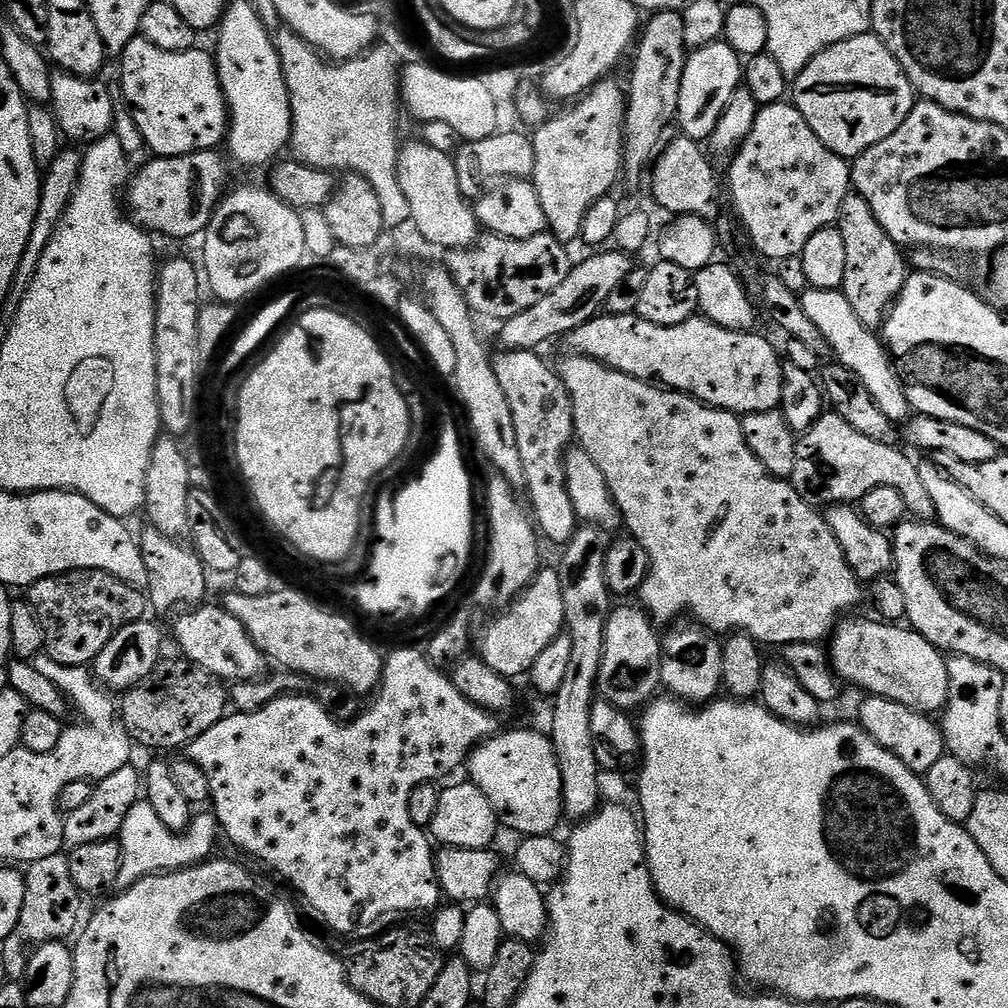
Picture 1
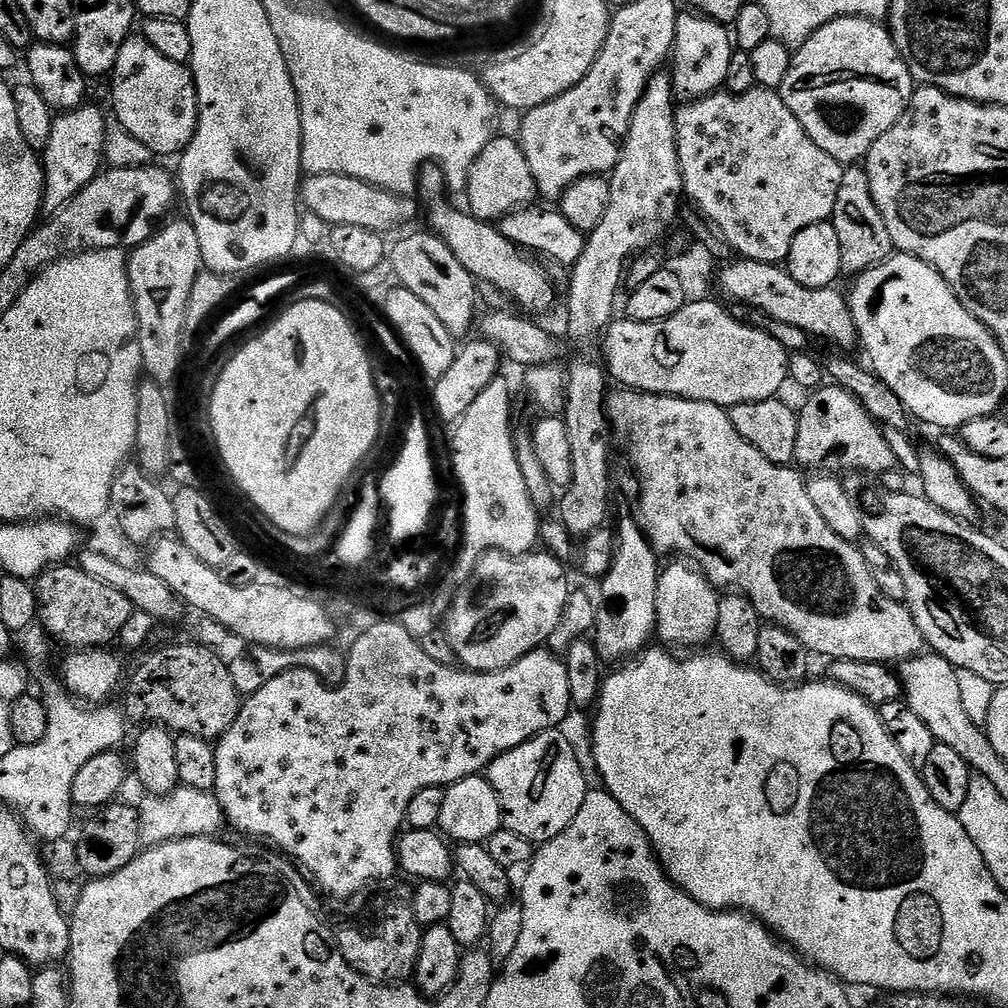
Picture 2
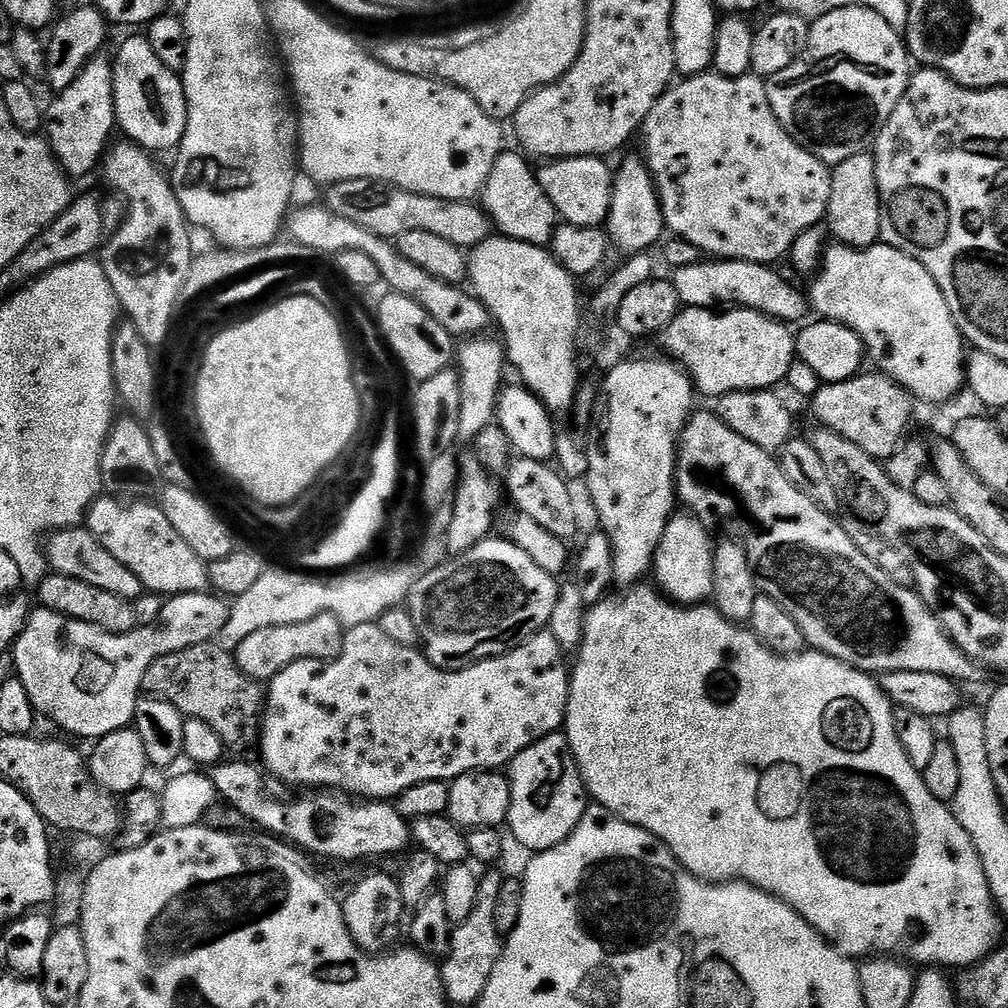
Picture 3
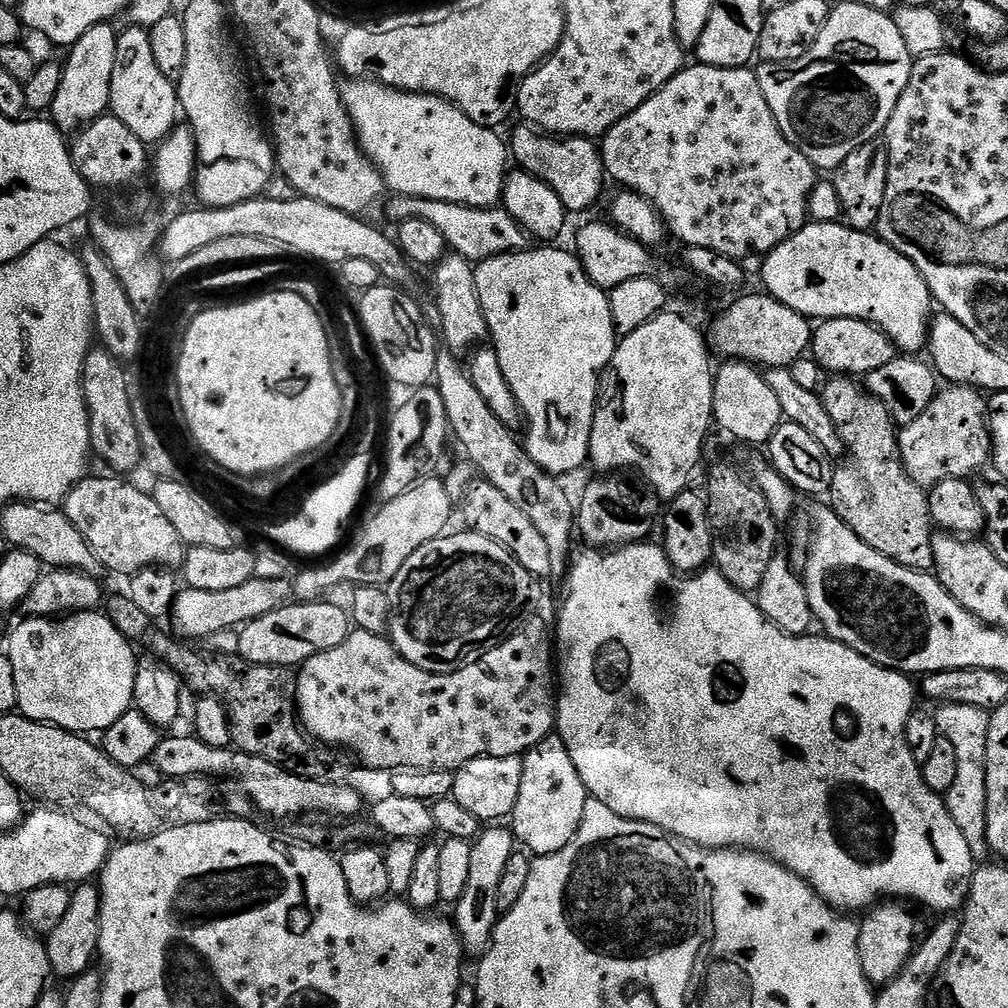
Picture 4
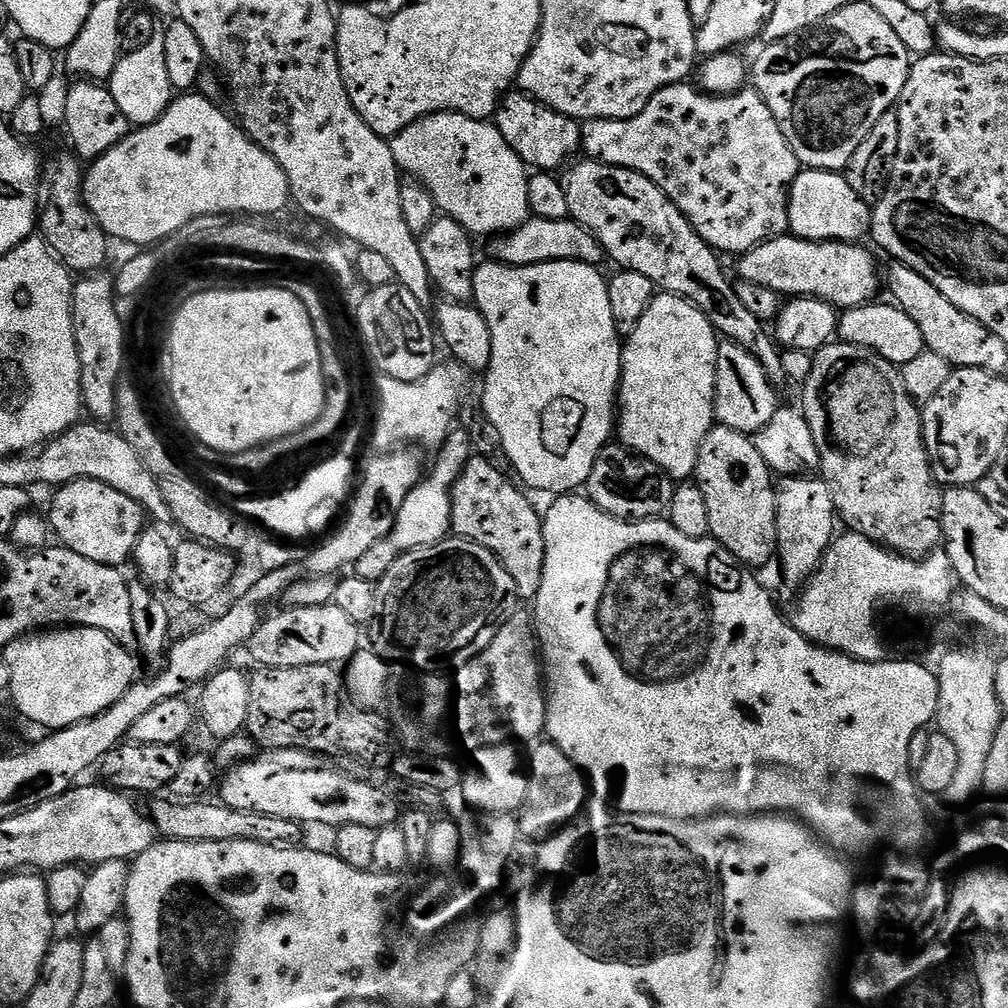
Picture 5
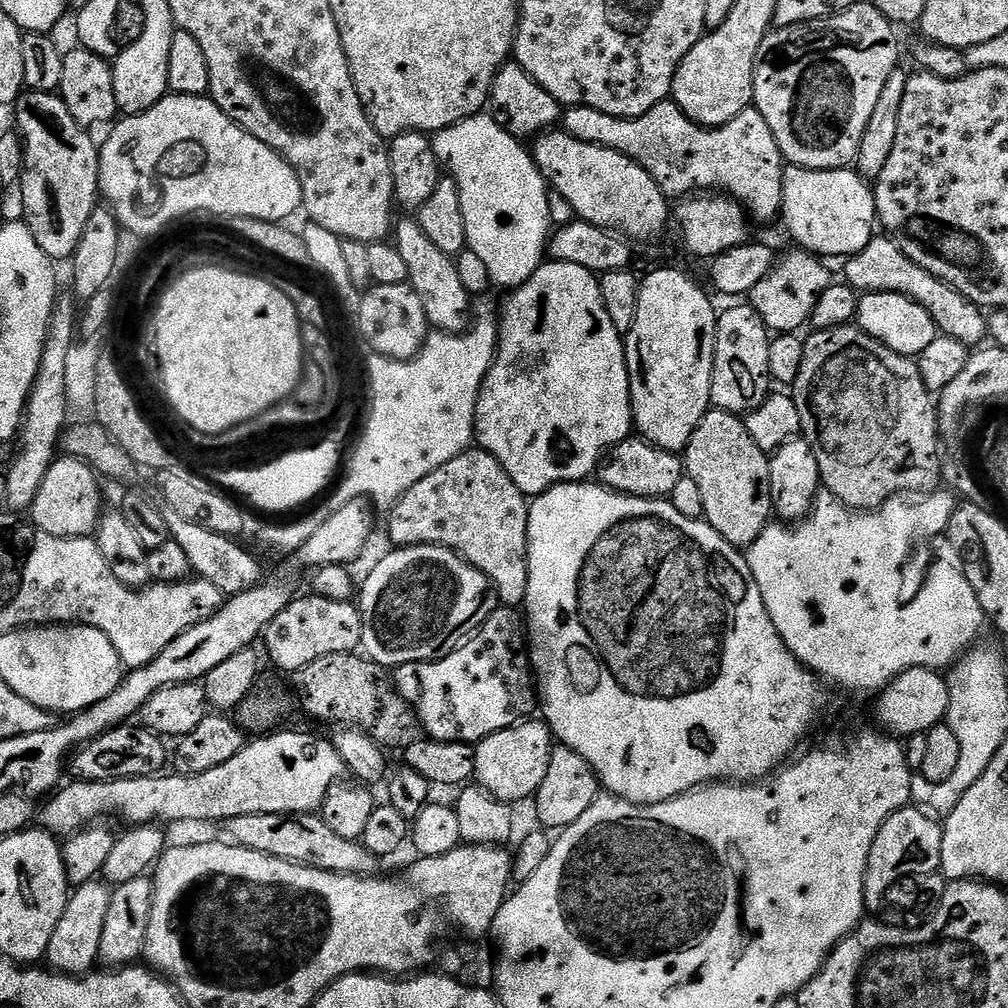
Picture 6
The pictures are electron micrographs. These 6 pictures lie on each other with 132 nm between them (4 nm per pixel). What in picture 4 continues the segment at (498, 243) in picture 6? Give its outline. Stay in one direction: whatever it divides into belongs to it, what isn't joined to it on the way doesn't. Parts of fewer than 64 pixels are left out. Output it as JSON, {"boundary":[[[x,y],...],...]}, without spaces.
{"boundary":[[[352,78],[347,81],[342,88],[344,105],[348,111],[348,116],[352,119],[352,124],[356,128],[356,135],[360,141],[361,148],[364,149],[365,156],[369,156],[376,163],[376,169],[384,176],[384,183],[389,189],[398,190],[402,196],[417,196],[418,198],[434,198],[438,202],[454,202],[455,204],[465,204],[475,208],[495,208],[501,203],[506,191],[506,173],[510,168],[510,148],[499,135],[499,131],[478,126],[464,113],[461,108],[451,104],[449,100],[443,100],[441,96],[433,96],[426,92],[399,92],[397,88],[387,88],[385,84],[377,82],[372,78]]]}

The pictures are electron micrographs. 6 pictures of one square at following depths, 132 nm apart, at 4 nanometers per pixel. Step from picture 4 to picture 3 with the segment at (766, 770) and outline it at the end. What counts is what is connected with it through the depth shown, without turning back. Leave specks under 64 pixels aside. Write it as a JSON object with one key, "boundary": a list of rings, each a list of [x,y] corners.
{"boundary":[[[640,582],[629,587],[625,596],[609,594],[604,599],[591,605],[587,609],[584,618],[584,637],[578,651],[575,653],[574,663],[570,668],[570,694],[568,695],[568,713],[564,719],[563,731],[568,737],[572,753],[576,759],[576,765],[580,767],[580,774],[584,778],[584,787],[591,799],[601,804],[606,810],[610,810],[618,818],[654,834],[660,841],[672,851],[674,858],[678,858],[680,865],[690,874],[694,874],[699,880],[709,882],[727,882],[738,880],[745,884],[752,884],[763,892],[769,892],[771,896],[777,896],[779,900],[786,903],[797,912],[814,930],[818,930],[830,944],[835,944],[838,951],[843,952],[849,958],[871,958],[877,954],[895,956],[905,962],[911,962],[919,966],[939,966],[941,969],[956,968],[963,970],[973,964],[987,958],[990,953],[995,952],[1000,940],[1000,919],[1002,913],[996,907],[990,886],[986,882],[986,874],[982,870],[982,862],[978,858],[978,850],[962,830],[962,826],[956,820],[956,815],[945,801],[934,798],[926,786],[922,773],[913,766],[910,758],[906,758],[906,750],[902,750],[902,742],[898,742],[896,733],[896,713],[894,705],[889,700],[883,688],[869,673],[860,671],[859,668],[851,668],[846,662],[842,662],[833,656],[827,656],[825,652],[805,650],[796,653],[795,656],[780,656],[777,652],[767,648],[752,631],[747,627],[734,624],[727,620],[714,606],[685,606],[677,604],[661,594],[651,583]]]}

